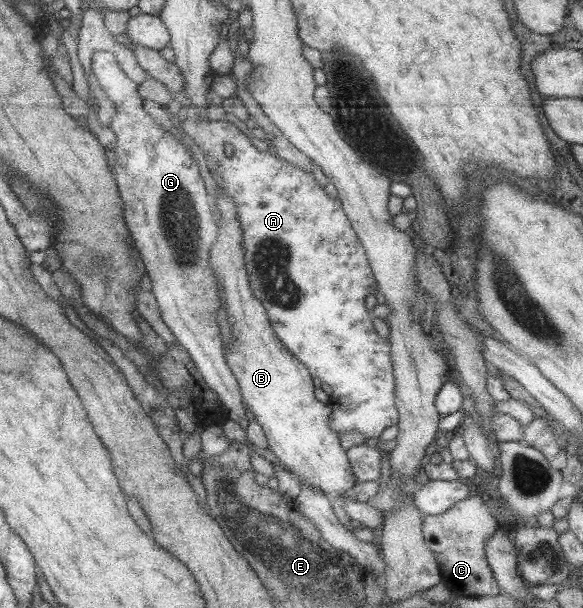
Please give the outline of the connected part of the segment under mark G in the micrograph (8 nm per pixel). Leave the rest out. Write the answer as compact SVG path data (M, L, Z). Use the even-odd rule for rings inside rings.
M94 51L91 56L91 71L101 86L102 92L108 97L108 102L112 102L116 110L115 116L108 124L116 140L113 148L116 163L112 172L122 201L126 228L134 242L134 249L138 251L136 256L140 265L150 281L148 291L156 299L162 322L175 336L177 343L187 350L205 385L218 395L221 405L227 410L228 418L245 430L248 418L244 415L245 408L242 405L241 392L226 364L223 342L215 320L219 309L219 298L215 280L210 274L208 253L216 239L217 224L210 214L210 200L204 191L202 178L198 174L198 165L174 135L164 131L150 115L144 112L137 84L126 77L126 73L120 69L112 53Z

